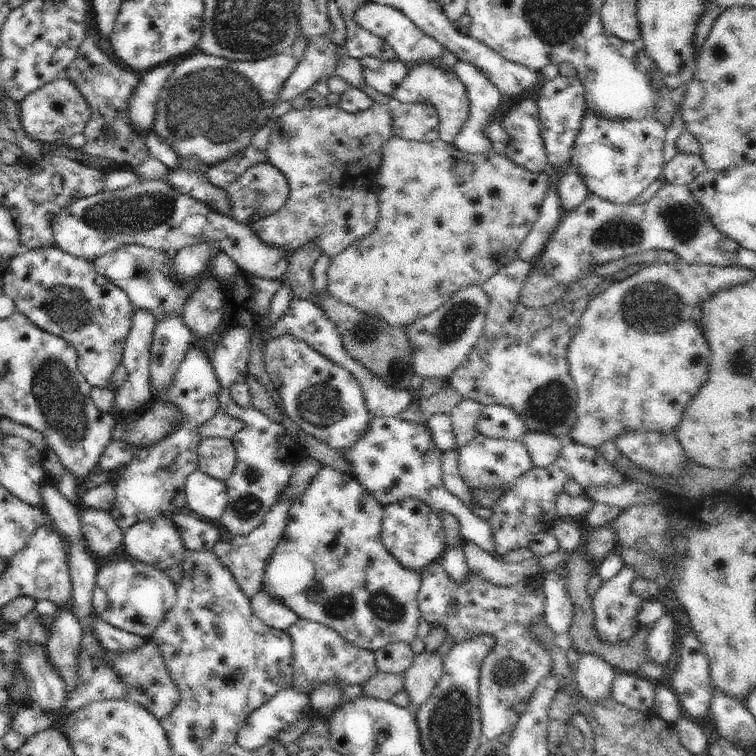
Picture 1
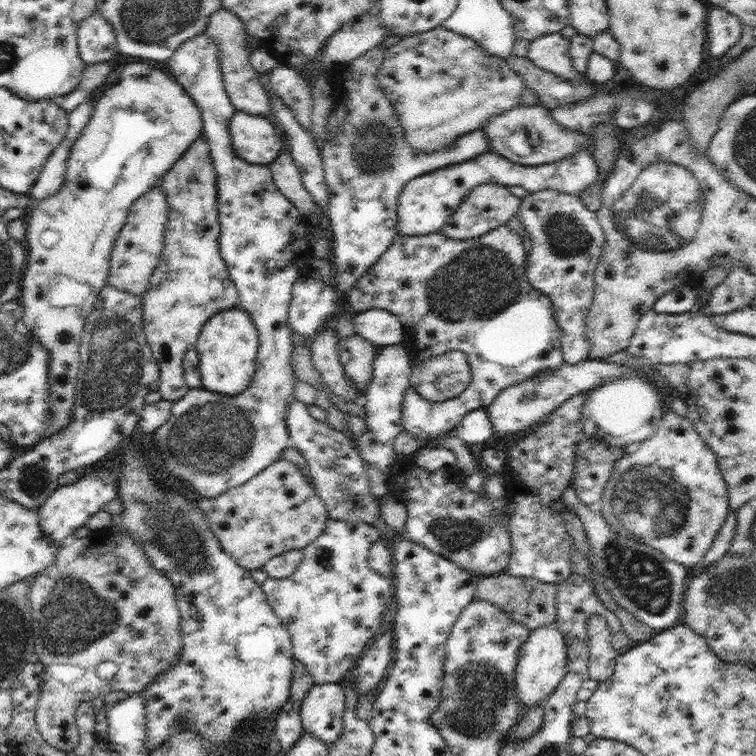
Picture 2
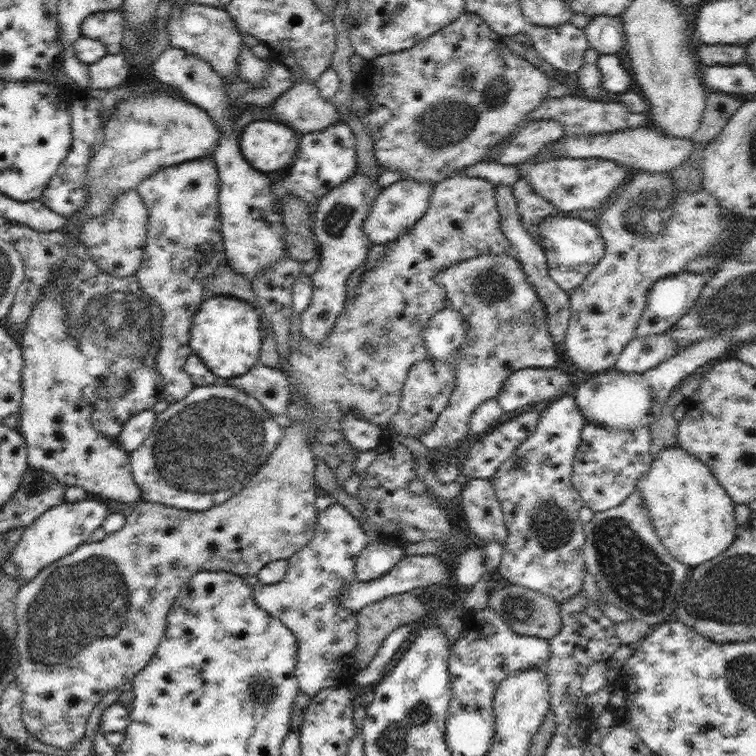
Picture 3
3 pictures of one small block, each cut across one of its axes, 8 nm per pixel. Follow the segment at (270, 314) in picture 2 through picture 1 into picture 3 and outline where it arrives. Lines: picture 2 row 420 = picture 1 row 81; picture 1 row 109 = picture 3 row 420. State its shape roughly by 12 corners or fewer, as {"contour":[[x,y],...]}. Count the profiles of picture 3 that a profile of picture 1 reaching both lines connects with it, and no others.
{"contour":[[219,381],[158,413],[129,454],[140,501],[240,493],[285,429]]}

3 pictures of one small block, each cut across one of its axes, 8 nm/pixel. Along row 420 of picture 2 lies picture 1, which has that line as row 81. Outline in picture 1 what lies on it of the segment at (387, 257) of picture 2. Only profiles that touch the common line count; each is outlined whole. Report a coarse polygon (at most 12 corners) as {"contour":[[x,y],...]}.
{"contour":[[440,59],[410,66],[391,96],[436,108],[452,144],[469,117],[462,81]]}

